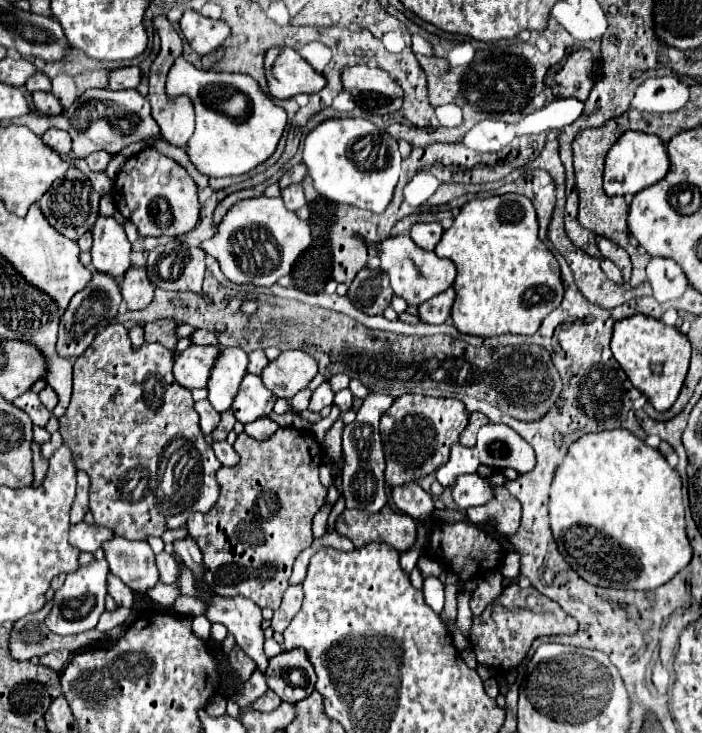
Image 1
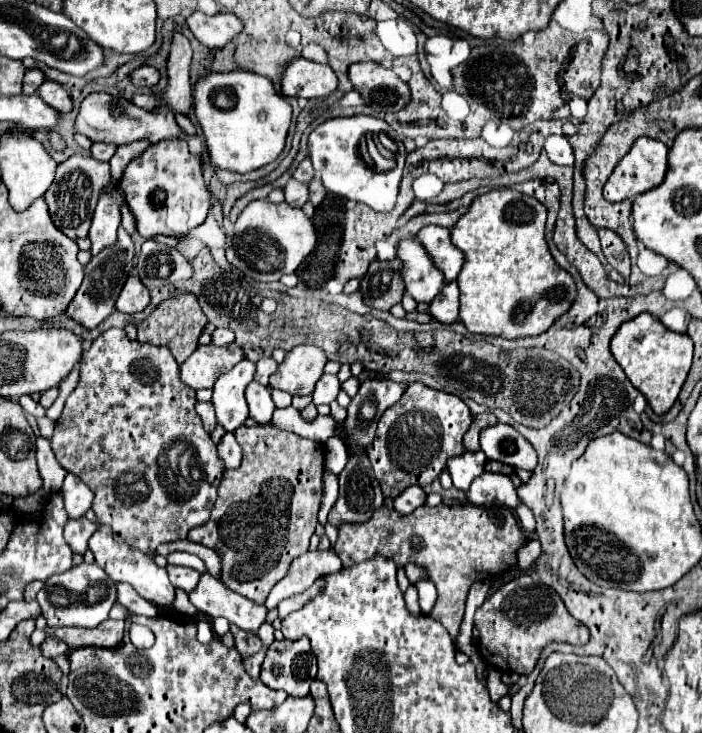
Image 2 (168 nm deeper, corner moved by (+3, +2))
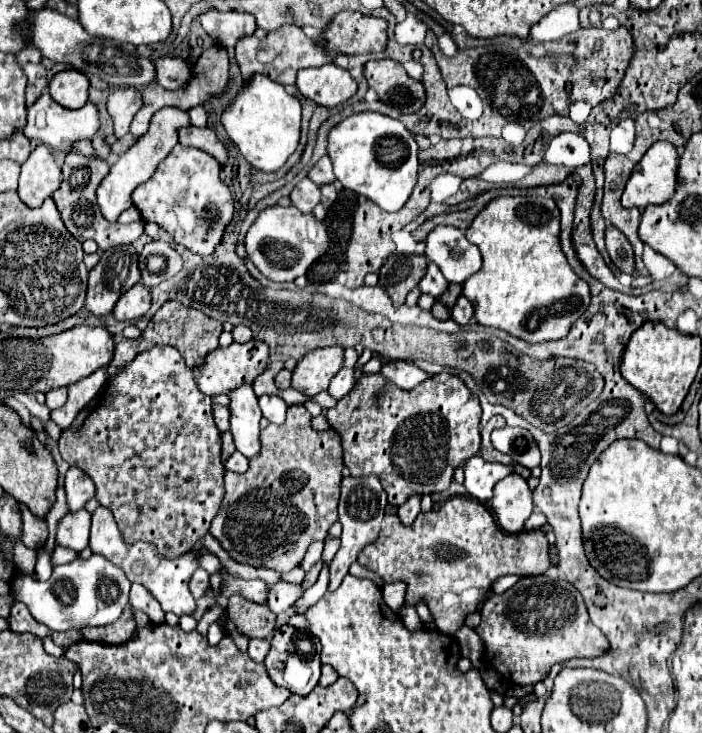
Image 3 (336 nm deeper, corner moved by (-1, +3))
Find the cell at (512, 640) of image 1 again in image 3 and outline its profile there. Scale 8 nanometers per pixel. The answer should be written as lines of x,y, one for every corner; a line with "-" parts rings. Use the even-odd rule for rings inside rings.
545,575
523,577
503,595
489,597
481,605
481,625
475,631
485,643
485,661
517,685
535,685
549,673
551,665
569,661
573,657
595,657
609,647
607,637
601,633
599,627
591,623
581,593
577,593
577,589
567,581
549,579

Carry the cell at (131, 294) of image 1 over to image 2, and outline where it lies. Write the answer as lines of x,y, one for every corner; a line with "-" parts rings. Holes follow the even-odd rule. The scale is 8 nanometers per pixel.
129,276
121,296
117,298
117,310
123,314
137,314
149,306
149,290
137,276

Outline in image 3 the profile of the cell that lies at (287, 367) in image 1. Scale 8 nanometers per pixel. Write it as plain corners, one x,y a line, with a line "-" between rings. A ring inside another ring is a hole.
321,347
309,351
301,357
293,369
291,387
305,393
307,397
315,397
319,391
325,391
331,377
341,369
343,363
343,347

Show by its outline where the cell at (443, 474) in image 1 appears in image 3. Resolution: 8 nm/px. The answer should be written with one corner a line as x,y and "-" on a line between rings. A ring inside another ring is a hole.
475,455
465,463
465,483
463,485
471,497
485,503
489,495
493,495
493,485
511,473
513,473
513,465
491,463

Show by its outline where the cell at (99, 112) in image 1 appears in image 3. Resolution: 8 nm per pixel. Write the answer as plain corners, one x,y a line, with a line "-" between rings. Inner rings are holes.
183,127
177,129
179,141
181,145
189,145
189,147
197,147
203,149
205,153
213,155
221,165
227,161
227,151
223,147
223,143
215,137
215,133
209,127

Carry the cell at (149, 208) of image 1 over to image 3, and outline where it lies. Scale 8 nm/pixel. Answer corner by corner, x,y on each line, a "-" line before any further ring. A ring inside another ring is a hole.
175,145
173,153
157,167
153,177
133,191
133,205
141,211
145,223
157,223
173,235
175,243
199,255
209,255
233,219
233,195
219,179
219,171
221,165
209,153

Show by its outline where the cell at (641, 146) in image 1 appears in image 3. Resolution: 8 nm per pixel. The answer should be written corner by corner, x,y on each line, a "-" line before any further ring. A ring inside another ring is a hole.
655,141
633,169
621,203
623,207
647,207
665,203
677,181
677,151
667,141

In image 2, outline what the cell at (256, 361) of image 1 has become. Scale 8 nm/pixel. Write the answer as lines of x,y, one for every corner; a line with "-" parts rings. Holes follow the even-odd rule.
263,358
257,362
257,372
255,372
255,380
261,382
263,386
269,386
269,376
277,370
277,362
273,358

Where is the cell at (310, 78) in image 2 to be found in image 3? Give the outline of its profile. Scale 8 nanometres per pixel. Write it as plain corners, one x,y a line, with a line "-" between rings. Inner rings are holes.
327,63
301,69
297,75
297,89
305,99
315,101
317,105
335,107
355,95
357,83
351,79
347,69

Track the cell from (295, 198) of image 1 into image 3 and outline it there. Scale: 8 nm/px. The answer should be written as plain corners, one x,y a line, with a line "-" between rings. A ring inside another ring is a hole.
307,177
305,179
301,179
297,185
295,185
295,189
291,191
291,203
299,209
299,211
303,211
303,213
311,213
313,211
313,207
319,203
319,199
321,199
321,191
319,191
319,187
313,183
313,181
309,181

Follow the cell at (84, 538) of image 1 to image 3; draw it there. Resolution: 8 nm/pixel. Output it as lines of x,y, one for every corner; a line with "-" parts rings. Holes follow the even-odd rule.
81,509
77,513
67,513
59,521
57,543
61,547
83,551
89,543
89,527
91,527
91,513
87,509

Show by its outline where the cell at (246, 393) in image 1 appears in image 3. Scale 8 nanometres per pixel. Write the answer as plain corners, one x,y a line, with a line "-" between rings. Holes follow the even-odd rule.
261,395
259,397
259,407
263,411
263,417
269,423
281,425
285,421
285,411
287,411
287,403
277,397
277,395

